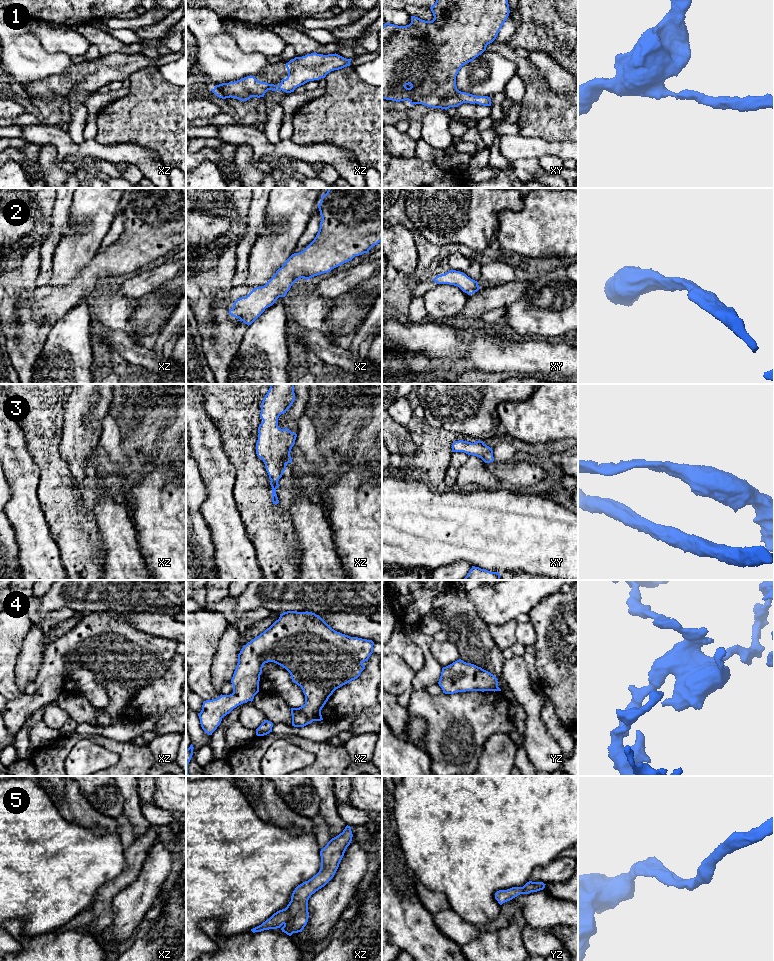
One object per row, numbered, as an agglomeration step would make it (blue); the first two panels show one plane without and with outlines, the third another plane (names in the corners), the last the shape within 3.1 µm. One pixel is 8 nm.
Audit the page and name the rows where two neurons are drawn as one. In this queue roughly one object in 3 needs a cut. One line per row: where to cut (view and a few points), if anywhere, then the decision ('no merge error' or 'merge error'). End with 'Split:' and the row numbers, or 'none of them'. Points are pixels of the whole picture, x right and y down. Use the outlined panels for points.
1: no cut; no merge error
2: no cut; no merge error
3: no cut; no merge error
4: no cut; no merge error
5: no cut; no merge error
Split: none of them

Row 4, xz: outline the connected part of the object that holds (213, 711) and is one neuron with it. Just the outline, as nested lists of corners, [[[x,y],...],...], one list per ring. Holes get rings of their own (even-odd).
[[[287,611],[280,614],[269,628],[243,646],[238,654],[238,663],[231,683],[233,693],[220,695],[203,702],[198,714],[202,729],[208,735],[217,729],[222,718],[237,706],[253,701],[259,692],[259,681],[265,663],[274,662],[285,668],[294,683],[301,687],[305,704],[291,708],[292,726],[304,727],[313,721],[323,720],[321,710],[333,692],[357,679],[365,669],[362,663],[373,653],[374,642],[350,637],[332,629],[320,616],[312,612]]]

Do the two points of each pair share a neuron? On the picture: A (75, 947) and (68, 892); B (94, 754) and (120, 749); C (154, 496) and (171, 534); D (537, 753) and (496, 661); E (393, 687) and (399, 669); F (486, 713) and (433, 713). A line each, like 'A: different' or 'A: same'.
A: different
B: different
C: same
D: different
E: same
F: same

